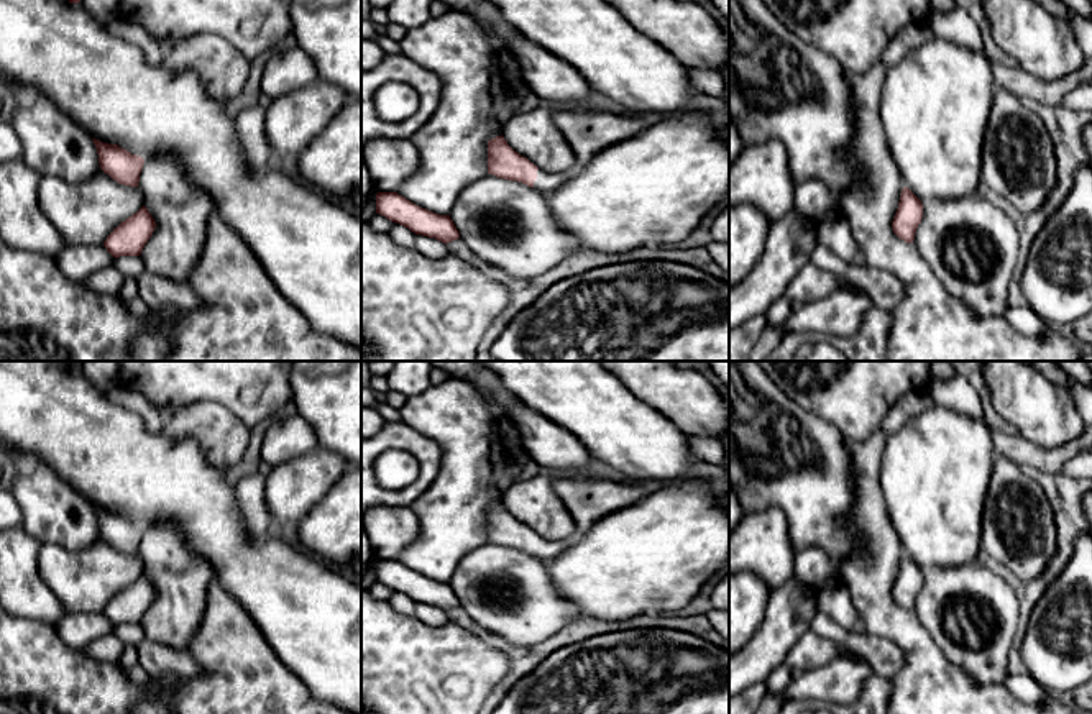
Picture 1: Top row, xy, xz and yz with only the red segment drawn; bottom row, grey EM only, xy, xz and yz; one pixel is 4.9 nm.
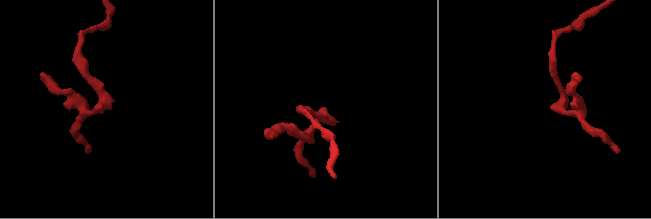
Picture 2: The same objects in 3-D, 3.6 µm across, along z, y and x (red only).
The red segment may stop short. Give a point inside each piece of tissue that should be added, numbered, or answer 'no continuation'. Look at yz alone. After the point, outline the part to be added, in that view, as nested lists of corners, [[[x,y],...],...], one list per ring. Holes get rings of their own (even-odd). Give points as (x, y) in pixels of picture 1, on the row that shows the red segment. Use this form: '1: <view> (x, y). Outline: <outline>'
no continuation

